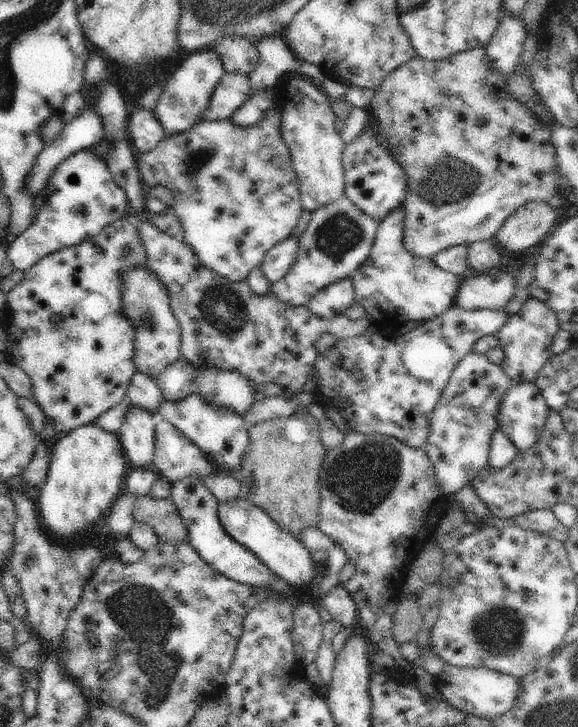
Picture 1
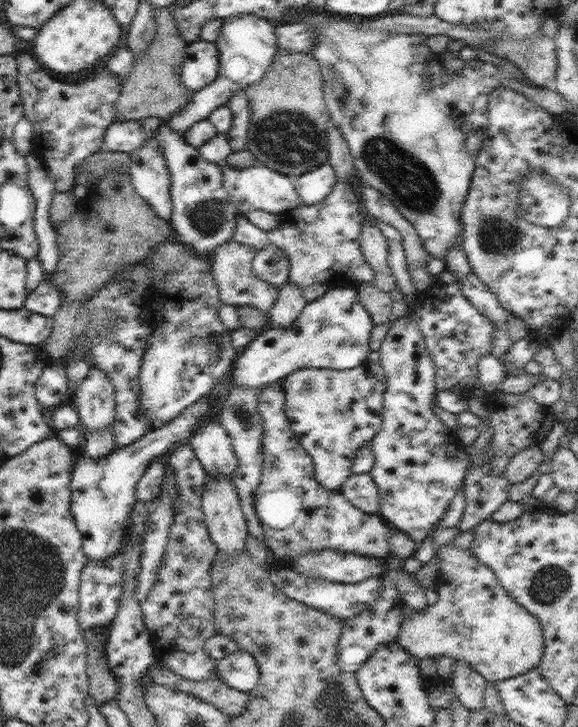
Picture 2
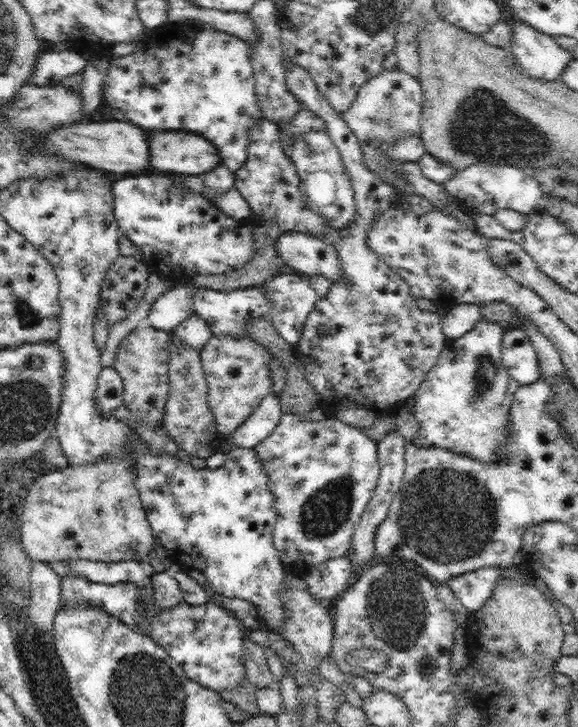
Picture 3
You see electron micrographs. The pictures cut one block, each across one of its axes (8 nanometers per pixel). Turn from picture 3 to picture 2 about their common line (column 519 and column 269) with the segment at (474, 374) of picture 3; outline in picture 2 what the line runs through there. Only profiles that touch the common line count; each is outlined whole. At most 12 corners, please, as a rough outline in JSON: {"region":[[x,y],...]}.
{"region":[[232,386],[219,422],[238,458],[232,482],[249,534],[266,544],[255,512],[264,453],[263,388]]}

